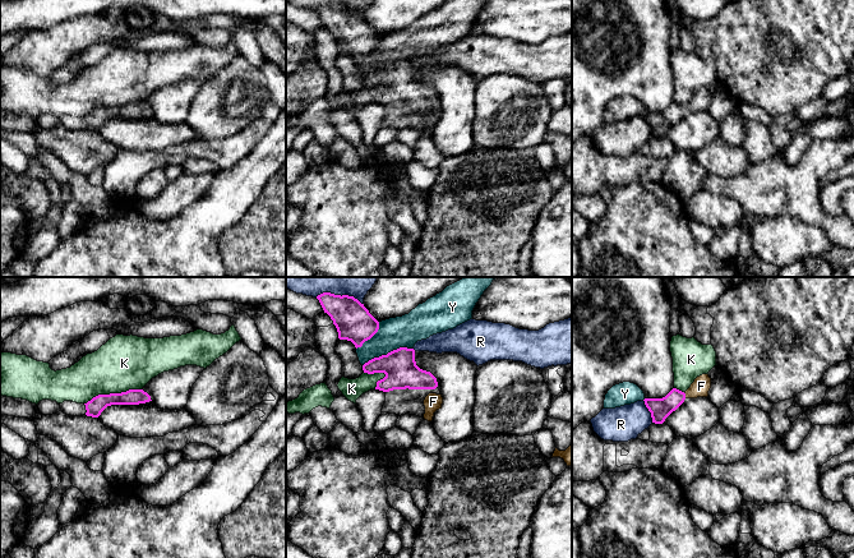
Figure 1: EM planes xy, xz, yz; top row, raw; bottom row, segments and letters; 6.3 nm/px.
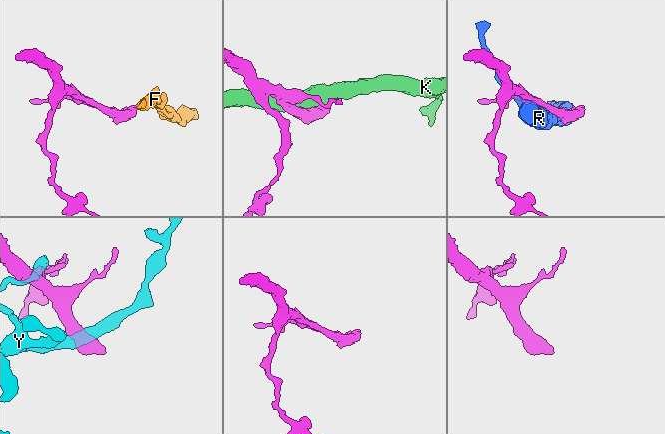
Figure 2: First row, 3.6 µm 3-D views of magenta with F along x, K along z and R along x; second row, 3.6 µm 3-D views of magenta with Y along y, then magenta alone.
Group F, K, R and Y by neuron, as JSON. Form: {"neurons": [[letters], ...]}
{"neurons": [["F"], ["K"], ["R"], ["Y"]]}

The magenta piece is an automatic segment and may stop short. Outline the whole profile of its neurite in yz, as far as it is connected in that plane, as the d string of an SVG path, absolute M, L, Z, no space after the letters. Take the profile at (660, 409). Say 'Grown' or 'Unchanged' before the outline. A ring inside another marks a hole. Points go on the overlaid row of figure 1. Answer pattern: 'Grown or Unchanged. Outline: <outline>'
Grown. Outline: M702 374L694 379L685 392L673 388L663 398L645 398L643 401L651 412L652 423L663 424L665 419L684 402L685 398L707 397L710 388L711 378L708 374Z

